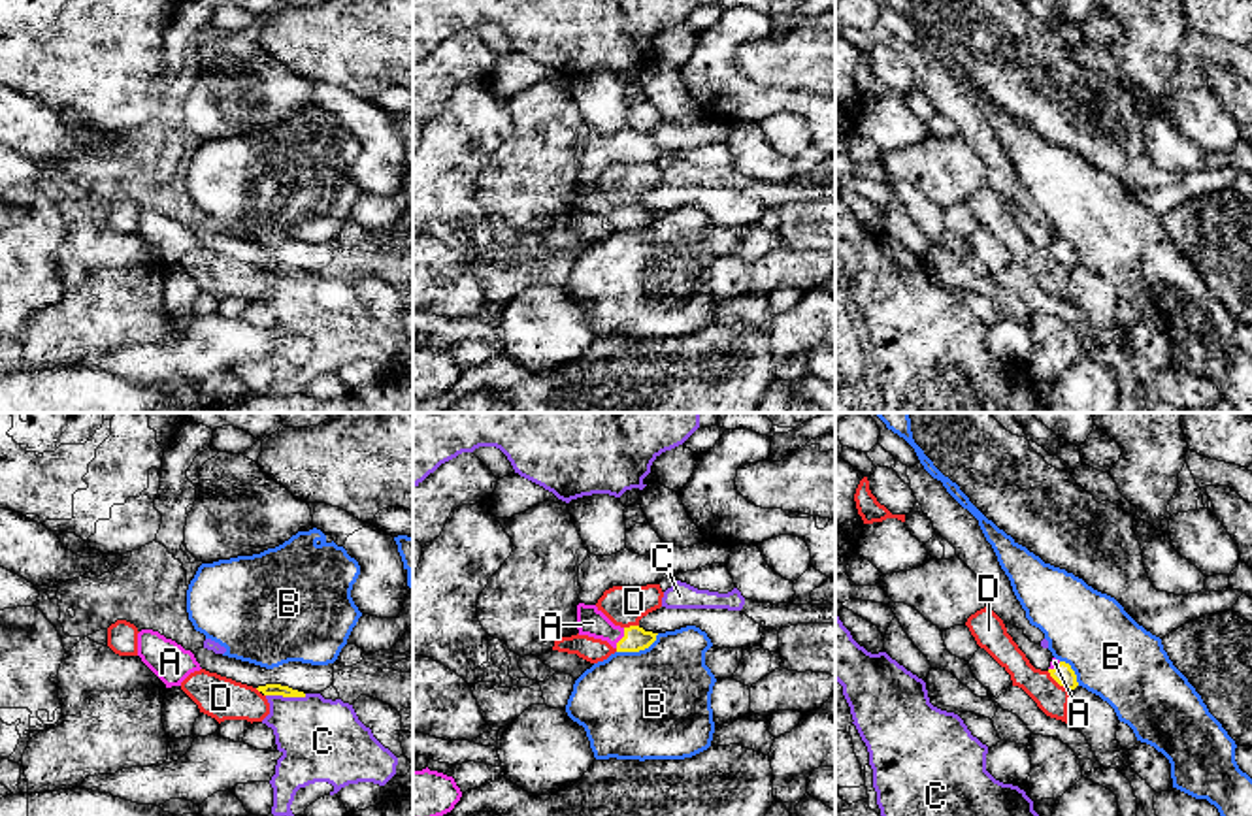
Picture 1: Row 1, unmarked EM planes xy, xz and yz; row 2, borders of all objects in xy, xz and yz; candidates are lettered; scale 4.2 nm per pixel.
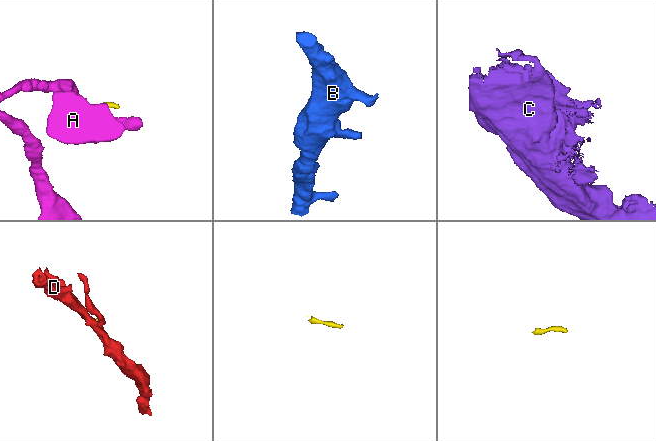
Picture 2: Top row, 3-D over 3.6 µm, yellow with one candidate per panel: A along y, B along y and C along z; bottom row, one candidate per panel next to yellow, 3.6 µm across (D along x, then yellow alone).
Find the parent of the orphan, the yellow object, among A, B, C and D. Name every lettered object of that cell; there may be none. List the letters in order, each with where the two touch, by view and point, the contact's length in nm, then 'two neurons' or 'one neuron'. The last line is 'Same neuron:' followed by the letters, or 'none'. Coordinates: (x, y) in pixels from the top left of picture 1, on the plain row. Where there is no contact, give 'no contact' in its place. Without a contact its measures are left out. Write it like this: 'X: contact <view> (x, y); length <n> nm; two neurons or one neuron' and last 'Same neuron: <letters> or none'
A: contact xz (623, 215); length 100 nm; one neuron
B: contact xz (638, 228); length 200 nm; two neurons
C: contact xy (287, 274); length 180 nm; two neurons
D: contact yz (1058, 261); length 130 nm; two neurons
Same neuron: A

